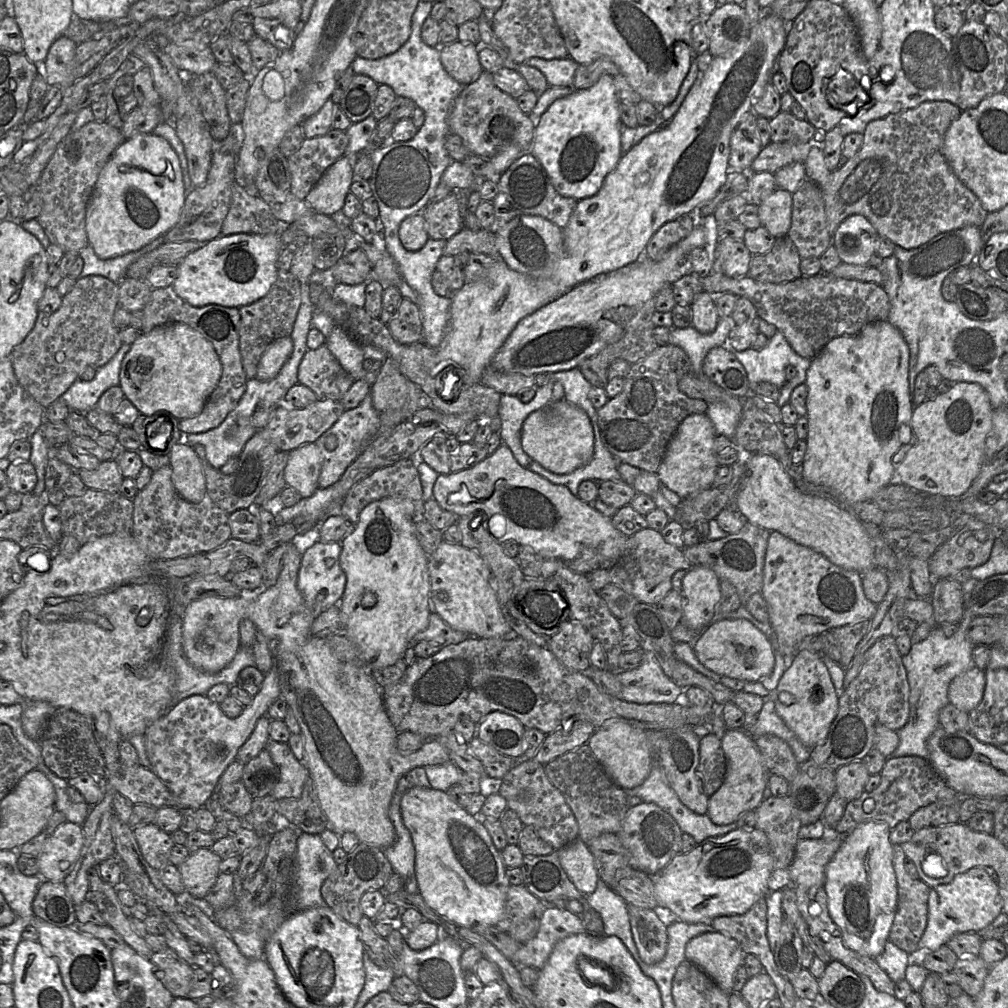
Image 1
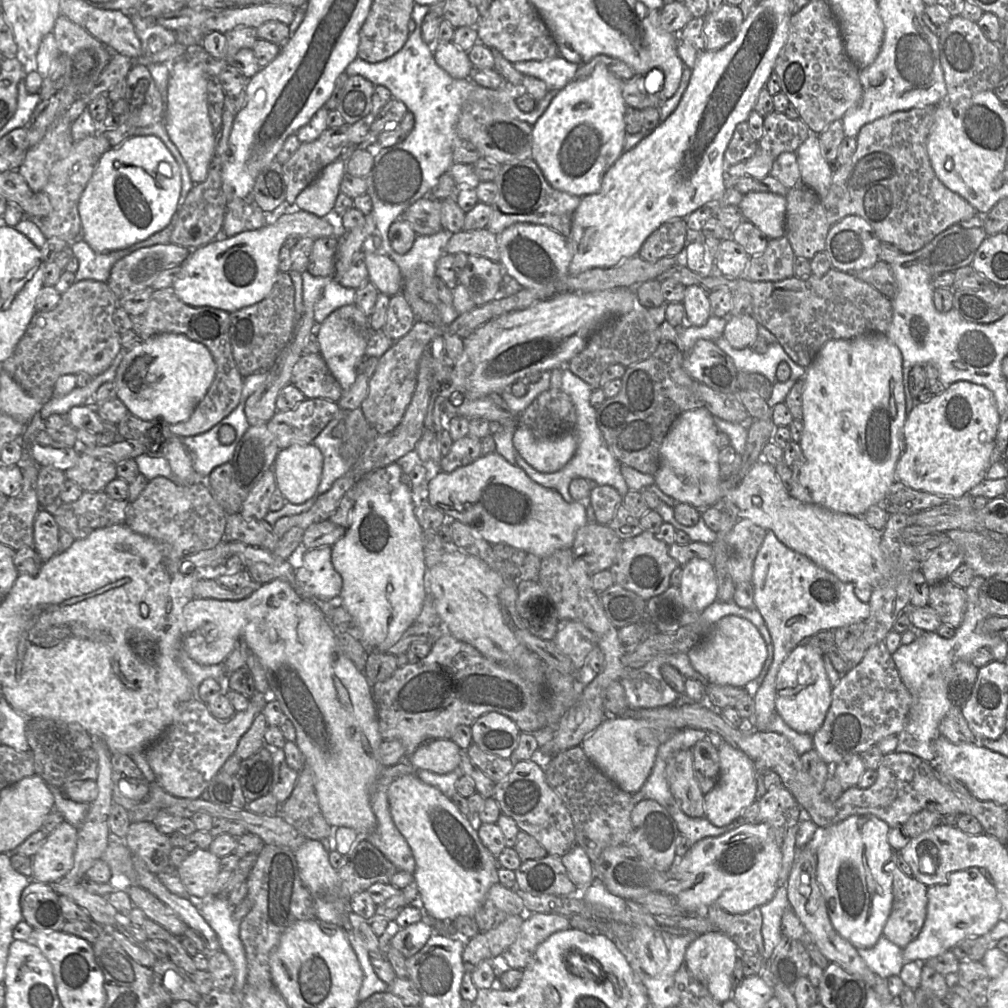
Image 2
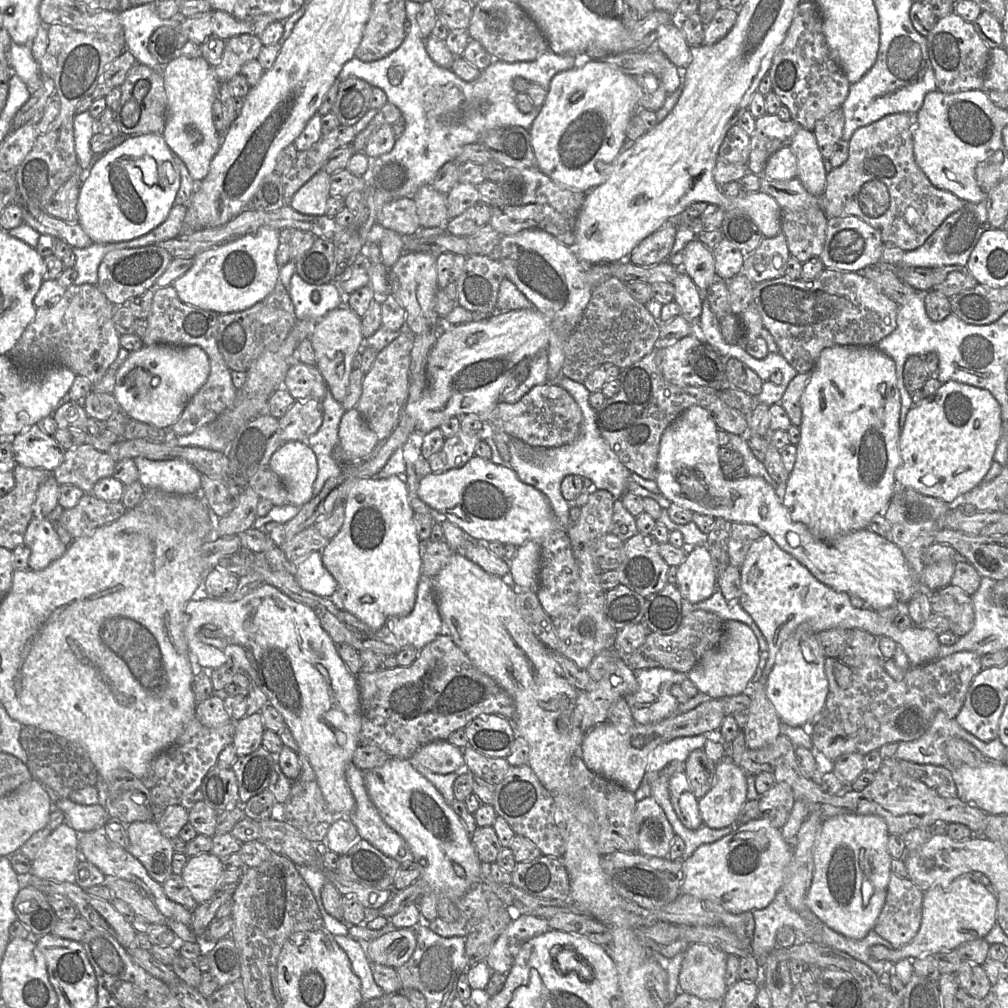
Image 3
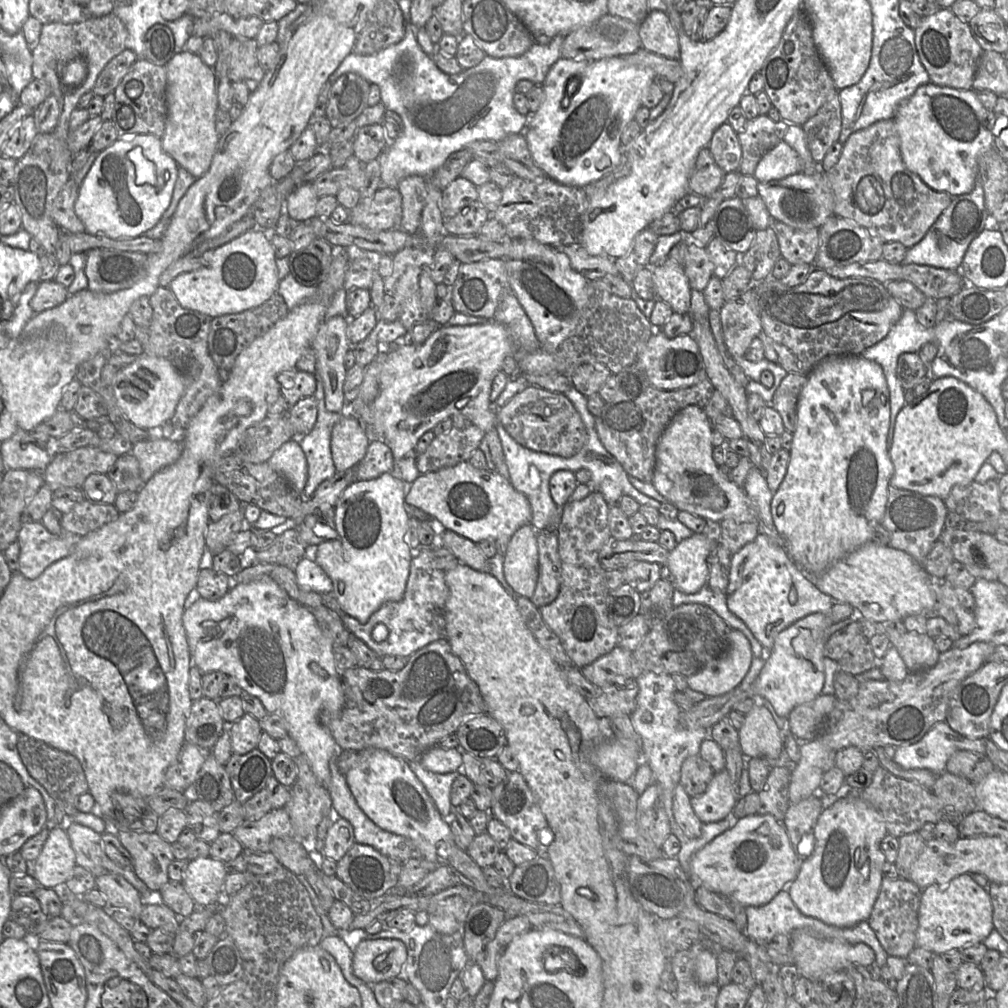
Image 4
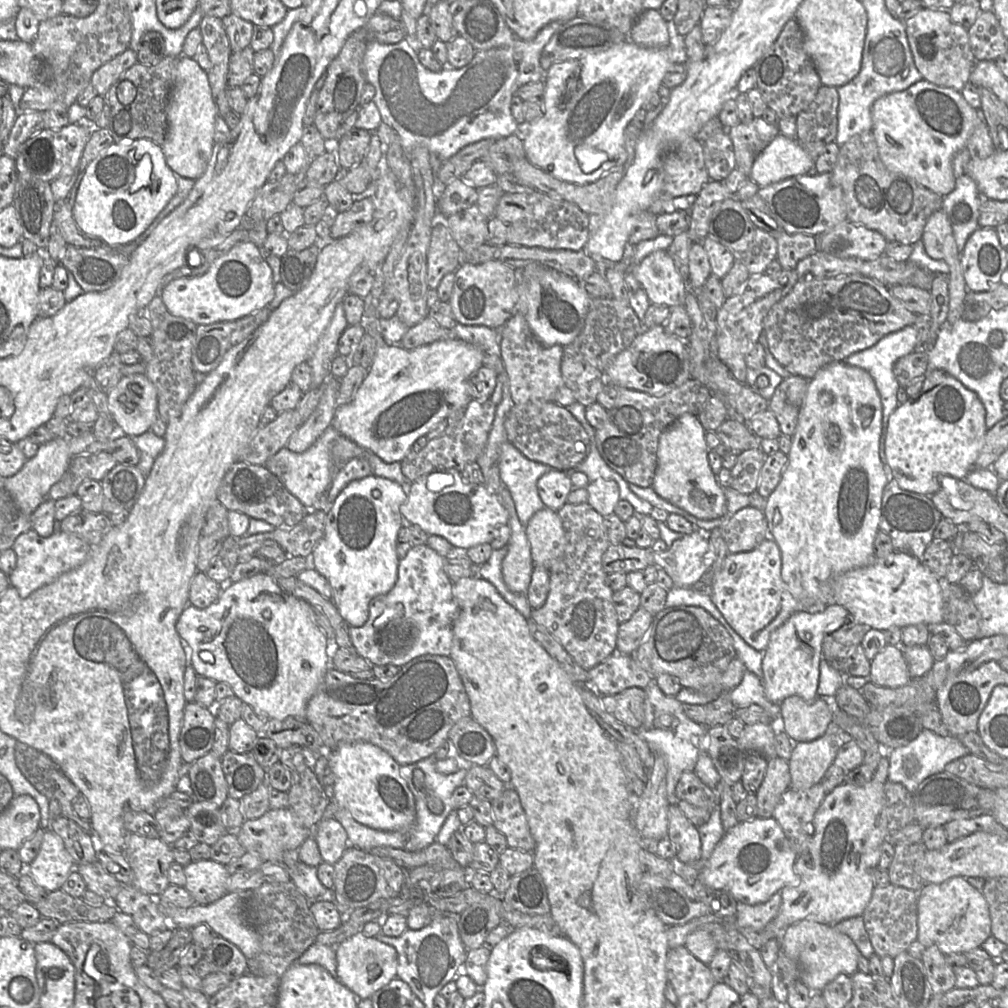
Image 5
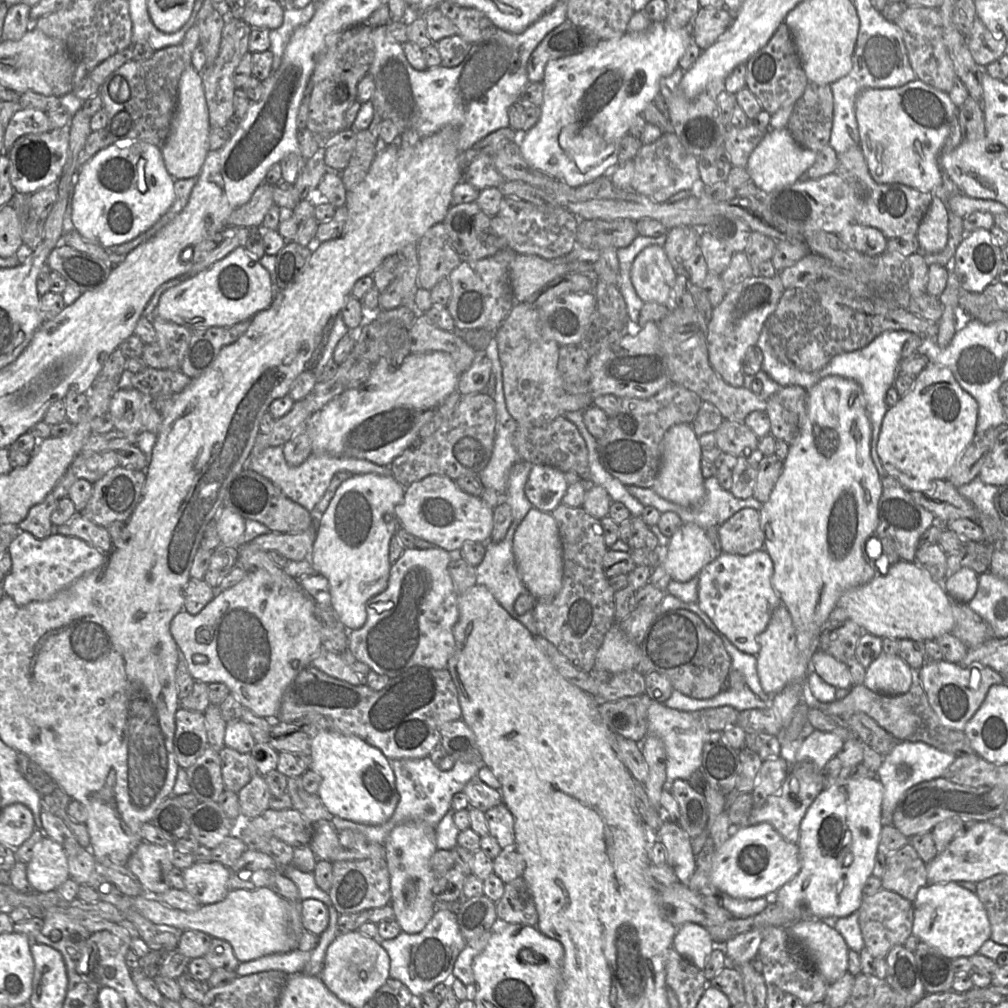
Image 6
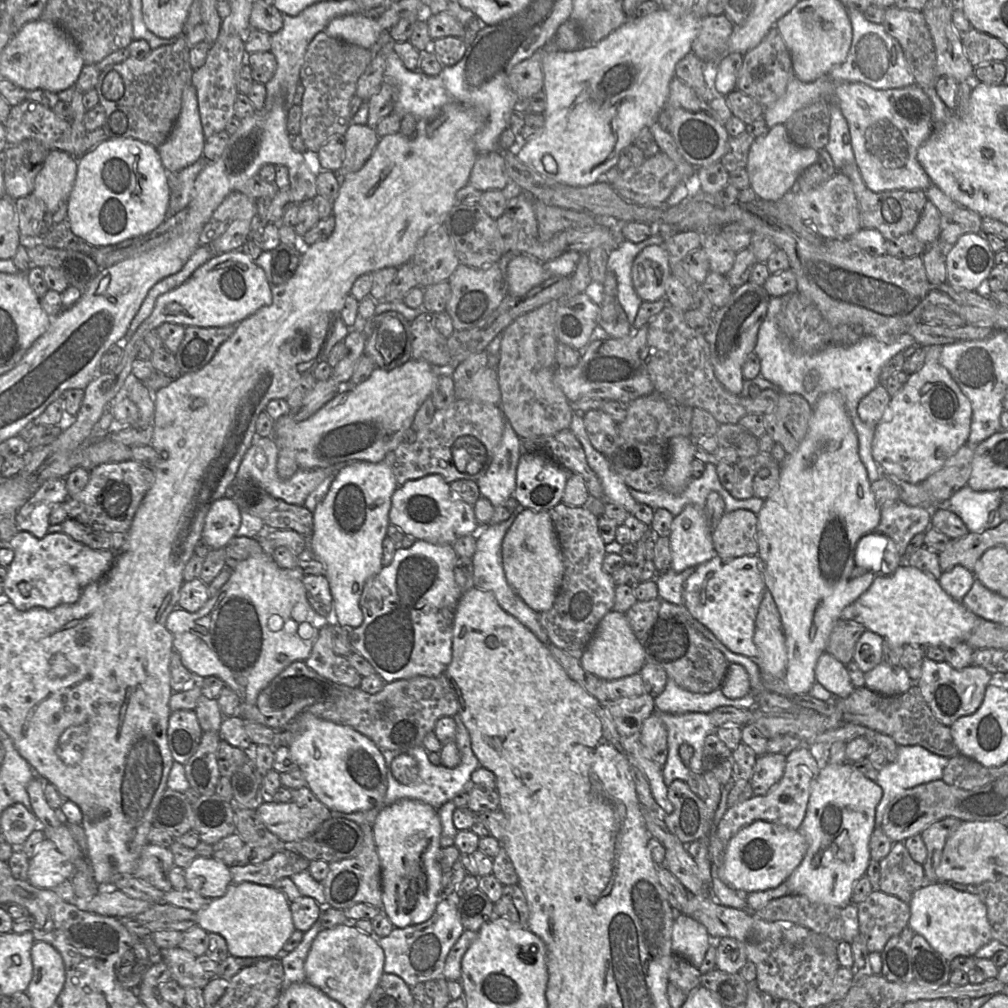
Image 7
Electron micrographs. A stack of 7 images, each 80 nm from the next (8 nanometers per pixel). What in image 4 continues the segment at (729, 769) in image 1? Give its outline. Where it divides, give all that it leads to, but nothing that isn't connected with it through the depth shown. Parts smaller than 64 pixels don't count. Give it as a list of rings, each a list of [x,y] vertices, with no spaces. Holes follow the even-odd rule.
[[[724,769],[715,773],[703,794],[691,798],[691,805],[702,823],[712,823],[732,814],[738,798],[736,785]]]

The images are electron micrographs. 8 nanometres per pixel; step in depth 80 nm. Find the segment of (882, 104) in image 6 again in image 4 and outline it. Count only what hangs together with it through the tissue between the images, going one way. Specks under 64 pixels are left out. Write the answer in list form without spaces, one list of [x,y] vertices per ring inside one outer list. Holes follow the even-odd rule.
[[[932,82],[919,86],[914,94],[905,100],[896,110],[893,117],[896,128],[900,137],[901,156],[906,167],[913,173],[917,174],[930,188],[939,192],[946,192],[952,197],[970,193],[976,183],[978,176],[979,158],[994,147],[994,135],[990,125],[990,111],[987,110],[978,100],[976,92],[972,89],[961,90],[935,85]]]

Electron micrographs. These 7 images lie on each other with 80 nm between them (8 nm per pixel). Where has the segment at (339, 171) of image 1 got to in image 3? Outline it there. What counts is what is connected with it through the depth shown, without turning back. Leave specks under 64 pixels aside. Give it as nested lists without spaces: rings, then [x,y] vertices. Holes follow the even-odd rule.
[[[321,170],[295,193],[290,206],[302,214],[326,215],[329,188],[330,174]]]

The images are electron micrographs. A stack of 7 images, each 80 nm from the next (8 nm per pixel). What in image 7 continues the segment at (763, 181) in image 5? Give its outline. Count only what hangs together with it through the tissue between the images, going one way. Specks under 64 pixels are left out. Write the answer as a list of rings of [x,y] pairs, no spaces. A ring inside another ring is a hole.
[[[777,124],[755,137],[751,144],[746,169],[750,186],[758,198],[777,201],[792,189],[801,173],[818,160],[819,152],[793,143],[784,124]]]

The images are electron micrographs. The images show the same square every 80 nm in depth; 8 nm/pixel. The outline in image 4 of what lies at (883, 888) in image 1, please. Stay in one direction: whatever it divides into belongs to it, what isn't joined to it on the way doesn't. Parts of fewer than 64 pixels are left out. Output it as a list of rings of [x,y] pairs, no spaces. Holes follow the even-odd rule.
[[[844,795],[832,799],[823,808],[817,820],[812,855],[800,862],[797,876],[786,888],[800,912],[840,928],[849,928],[867,921],[883,880],[882,869],[886,858],[881,849],[881,842],[887,834],[883,816],[861,798]]]

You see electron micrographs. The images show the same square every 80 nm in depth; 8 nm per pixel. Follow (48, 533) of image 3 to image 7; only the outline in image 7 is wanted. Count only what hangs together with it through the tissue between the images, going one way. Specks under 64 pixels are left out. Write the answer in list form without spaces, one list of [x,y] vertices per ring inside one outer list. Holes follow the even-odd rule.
[[[20,531],[6,545],[14,551],[14,559],[7,568],[2,590],[4,599],[19,611],[36,607],[53,609],[62,604],[76,603],[83,590],[110,568],[114,552],[93,550],[62,532],[46,534],[38,539],[29,532]]]

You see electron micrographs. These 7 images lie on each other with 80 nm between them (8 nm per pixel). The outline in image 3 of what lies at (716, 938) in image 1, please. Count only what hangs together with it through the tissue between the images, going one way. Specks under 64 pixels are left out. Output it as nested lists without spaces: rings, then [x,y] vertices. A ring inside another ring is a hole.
[[[692,943],[684,953],[679,976],[679,991],[696,995],[702,999],[722,999],[728,987],[725,982],[728,955],[711,945]]]

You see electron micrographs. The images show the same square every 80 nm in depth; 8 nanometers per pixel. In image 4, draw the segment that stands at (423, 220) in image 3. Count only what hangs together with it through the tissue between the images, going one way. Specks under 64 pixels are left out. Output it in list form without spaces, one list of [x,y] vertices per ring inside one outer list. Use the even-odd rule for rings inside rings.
[[[416,175],[407,176],[398,183],[396,189],[402,198],[399,228],[410,235],[416,235],[427,196],[426,178]]]

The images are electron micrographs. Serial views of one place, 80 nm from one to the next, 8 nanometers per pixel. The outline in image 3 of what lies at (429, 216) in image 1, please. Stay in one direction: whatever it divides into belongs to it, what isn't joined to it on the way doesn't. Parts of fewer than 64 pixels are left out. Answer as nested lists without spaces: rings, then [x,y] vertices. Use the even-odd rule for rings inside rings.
[[[402,197],[386,203],[379,213],[379,222],[385,229],[400,235],[413,235],[419,228],[416,203],[411,197]]]

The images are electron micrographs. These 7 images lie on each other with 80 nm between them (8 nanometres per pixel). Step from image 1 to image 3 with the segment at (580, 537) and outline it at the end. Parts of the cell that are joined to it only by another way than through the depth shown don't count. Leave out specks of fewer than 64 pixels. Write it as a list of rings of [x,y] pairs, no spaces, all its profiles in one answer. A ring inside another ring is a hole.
[[[473,456],[462,467],[425,475],[420,479],[417,493],[425,504],[481,543],[498,541],[519,547],[528,541],[536,541],[541,546],[541,541],[551,532],[564,529],[559,526],[545,494],[523,483],[512,468],[477,456]]]

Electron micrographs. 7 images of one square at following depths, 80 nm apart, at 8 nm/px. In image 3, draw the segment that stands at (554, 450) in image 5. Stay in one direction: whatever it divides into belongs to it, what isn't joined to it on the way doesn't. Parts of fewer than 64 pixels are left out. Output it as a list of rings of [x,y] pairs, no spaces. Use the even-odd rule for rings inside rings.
[[[560,385],[534,386],[516,403],[499,401],[495,407],[495,424],[512,438],[535,448],[557,448],[574,443],[582,433],[582,413],[573,397]]]

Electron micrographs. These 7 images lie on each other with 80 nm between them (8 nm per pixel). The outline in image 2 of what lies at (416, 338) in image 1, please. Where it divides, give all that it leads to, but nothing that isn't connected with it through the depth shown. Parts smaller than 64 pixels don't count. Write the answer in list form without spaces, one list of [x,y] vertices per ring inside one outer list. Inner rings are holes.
[[[403,294],[390,297],[386,321],[381,330],[394,341],[401,339],[417,321]]]

